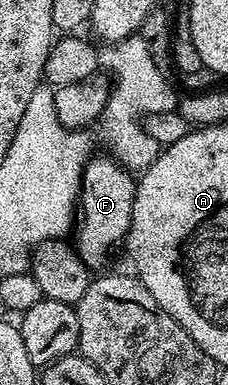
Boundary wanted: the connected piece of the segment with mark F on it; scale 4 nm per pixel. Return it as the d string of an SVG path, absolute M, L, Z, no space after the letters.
M97 153L86 163L85 172L81 175L79 222L75 227L75 235L77 231L75 246L81 260L90 269L101 269L97 267L104 265L105 258L113 251L113 246L116 243L126 242L136 192L137 179L134 172L117 162L112 155Z

